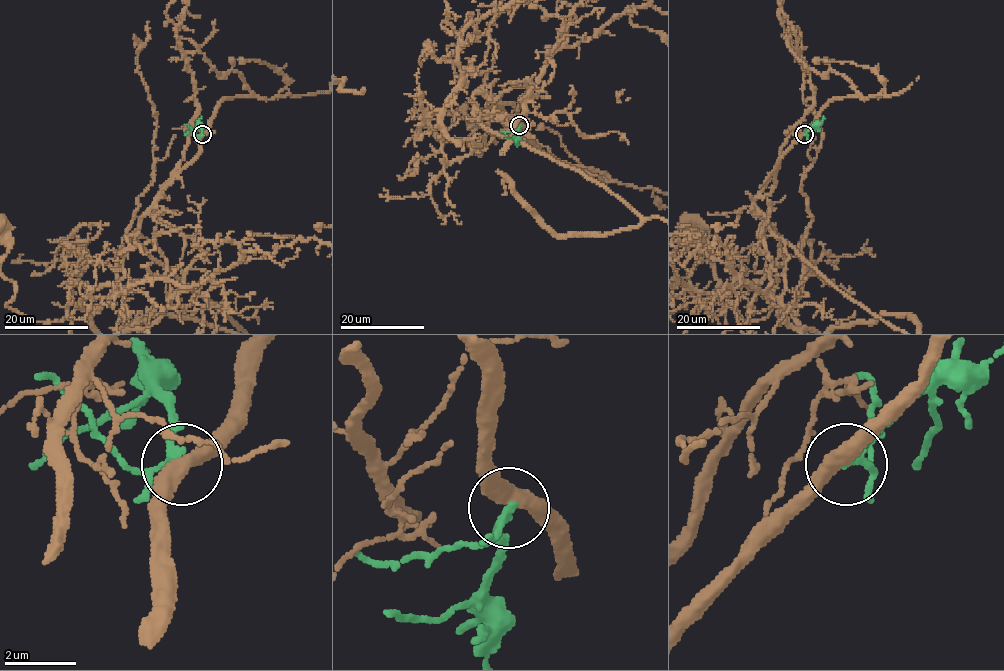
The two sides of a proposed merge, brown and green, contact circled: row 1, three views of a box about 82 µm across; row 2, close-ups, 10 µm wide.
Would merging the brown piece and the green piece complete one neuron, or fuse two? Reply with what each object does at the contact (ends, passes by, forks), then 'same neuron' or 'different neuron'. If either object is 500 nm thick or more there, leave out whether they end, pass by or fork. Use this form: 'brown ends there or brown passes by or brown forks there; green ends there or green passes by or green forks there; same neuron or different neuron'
brown passes by; green passes by; different neuron

